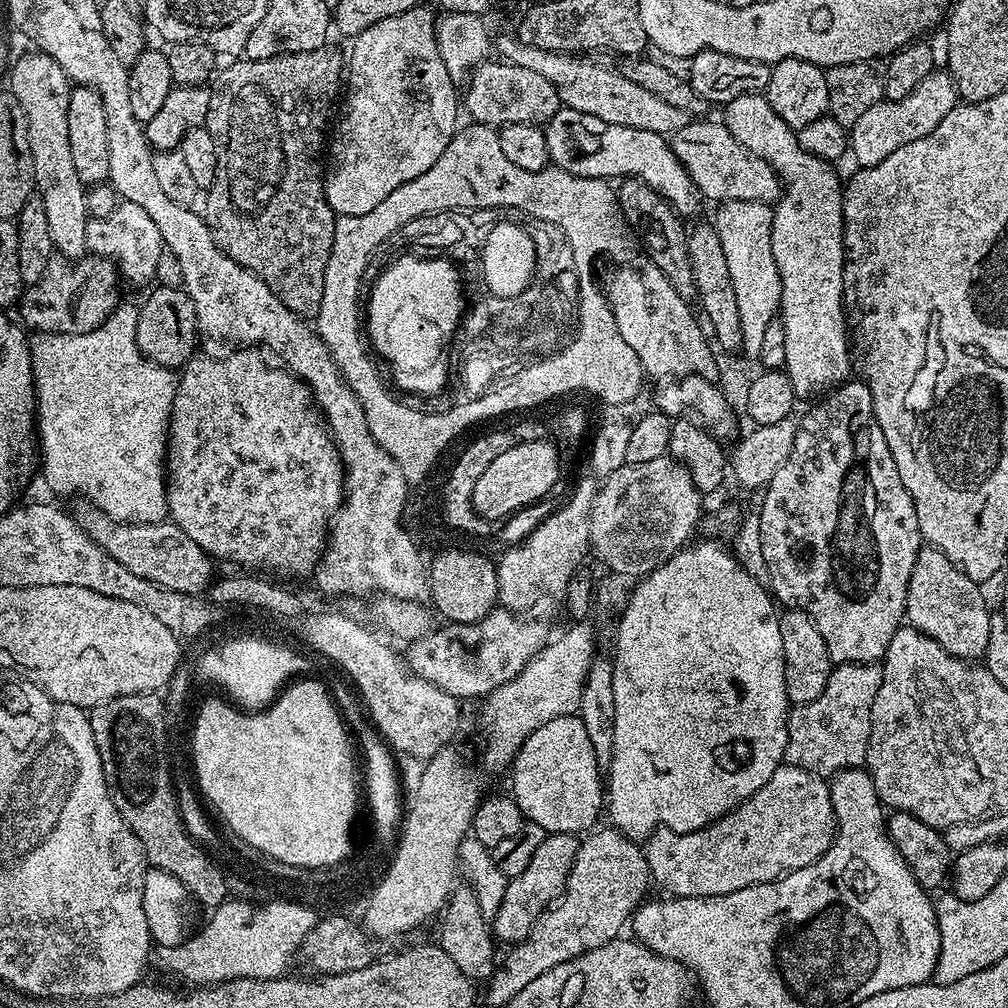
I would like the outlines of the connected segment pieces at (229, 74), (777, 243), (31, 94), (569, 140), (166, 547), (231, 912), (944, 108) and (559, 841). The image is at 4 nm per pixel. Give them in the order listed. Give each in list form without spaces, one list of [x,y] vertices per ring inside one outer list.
[[[325,46],[309,52],[288,52],[285,56],[275,56],[265,60],[249,60],[236,58],[229,68],[221,67],[210,88],[210,110],[204,119],[204,127],[210,130],[210,138],[214,138],[214,151],[218,153],[218,170],[214,170],[214,182],[206,189],[208,196],[204,200],[202,215],[208,224],[210,234],[216,245],[220,247],[238,266],[250,270],[296,316],[315,317],[322,304],[322,278],[326,274],[326,262],[330,258],[330,246],[334,242],[334,226],[337,215],[324,197],[324,182],[322,179],[322,149],[326,144],[326,129],[329,127],[328,115],[332,112],[332,103],[336,95],[342,92],[342,77],[346,72],[346,60],[333,46]]]
[[[758,92],[742,94],[726,105],[725,112],[728,113],[722,116],[722,120],[723,123],[728,125],[730,134],[734,134],[734,138],[738,138],[738,142],[742,142],[742,146],[746,146],[746,150],[750,150],[758,158],[762,158],[776,171],[777,176],[780,177],[783,191],[786,193],[781,195],[774,205],[772,222],[774,262],[777,263],[778,274],[780,275],[780,311],[778,318],[783,322],[786,330],[786,362],[784,363],[783,371],[787,372],[797,397],[823,397],[831,392],[833,388],[845,383],[854,368],[854,361],[850,355],[850,336],[846,331],[846,313],[844,310],[844,193],[842,191],[842,180],[836,177],[836,172],[832,169],[835,167],[829,161],[819,160],[818,157],[810,155],[806,150],[802,150],[798,146],[795,131],[786,122],[782,122],[782,118],[778,118],[778,114],[774,114],[774,106],[770,106],[767,95]]]
[[[39,50],[31,51],[25,56],[15,57],[10,68],[10,91],[18,98],[26,114],[36,179],[35,191],[42,198],[42,206],[46,206],[46,222],[50,225],[52,247],[64,259],[75,262],[88,252],[86,226],[90,215],[87,210],[86,186],[82,178],[78,178],[78,169],[70,154],[70,129],[66,127],[73,85],[62,66],[54,62],[54,58]]]
[[[563,106],[549,118],[543,129],[549,161],[557,168],[582,178],[603,180],[616,176],[641,180],[658,192],[681,218],[694,215],[702,205],[702,197],[690,174],[686,174],[671,143],[661,133],[602,122],[602,118],[594,118],[594,114],[582,114]]]
[[[81,503],[78,519],[82,530],[110,558],[118,558],[126,570],[138,574],[138,578],[146,578],[146,582],[154,582],[166,590],[174,590],[182,594],[200,596],[207,593],[214,581],[212,575],[213,557],[198,546],[198,542],[186,538],[177,524],[165,522],[163,524],[121,524],[118,520],[111,520],[100,508],[94,508],[91,504]]]
[[[233,898],[225,900],[224,903],[221,904],[219,908],[215,909],[215,911],[213,911],[209,916],[212,917],[209,918],[208,925],[206,925],[200,933],[198,933],[199,931],[197,931],[195,934],[189,935],[188,939],[185,940],[183,944],[179,944],[178,946],[174,946],[173,948],[160,948],[158,952],[161,958],[164,959],[165,962],[168,963],[169,966],[172,967],[173,970],[176,971],[182,979],[196,980],[192,982],[203,982],[205,985],[215,984],[222,980],[237,980],[238,978],[250,978],[251,980],[266,980],[269,978],[283,977],[285,973],[287,973],[284,971],[287,970],[288,963],[291,962],[292,956],[294,960],[294,957],[297,955],[297,953],[299,953],[300,943],[304,941],[304,936],[310,929],[313,928],[314,925],[316,925],[318,919],[317,913],[313,911],[313,909],[309,908],[307,903],[302,903],[299,908],[284,907],[284,905],[281,905],[280,907],[254,909],[245,907],[245,903],[241,903]]]
[[[934,70],[906,98],[897,100],[880,100],[870,110],[862,113],[862,118],[854,122],[850,130],[850,156],[861,168],[878,166],[878,162],[883,162],[894,150],[901,146],[906,146],[906,142],[914,142],[917,138],[926,138],[950,110],[954,110],[958,103],[956,94],[956,84],[952,81],[952,75],[947,70]]]
[[[554,832],[545,835],[534,858],[530,858],[526,870],[511,877],[506,886],[506,894],[502,894],[502,902],[490,924],[490,931],[497,941],[505,940],[508,946],[512,946],[528,937],[536,919],[547,908],[551,908],[563,894],[566,878],[570,878],[570,866],[574,866],[579,845],[580,840],[571,832]]]

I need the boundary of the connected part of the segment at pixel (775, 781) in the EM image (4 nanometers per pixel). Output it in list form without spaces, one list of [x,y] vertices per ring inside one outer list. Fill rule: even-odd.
[[[787,762],[746,802],[718,818],[713,824],[693,832],[672,832],[663,826],[656,829],[643,845],[644,857],[648,863],[649,877],[660,888],[665,888],[672,898],[681,896],[721,896],[734,890],[746,890],[746,886],[765,884],[771,880],[781,880],[794,870],[810,866],[836,841],[836,815],[830,802],[829,781],[796,768]]]

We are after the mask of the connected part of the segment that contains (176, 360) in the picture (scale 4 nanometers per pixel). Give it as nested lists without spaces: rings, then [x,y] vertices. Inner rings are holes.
[[[153,287],[144,304],[139,305],[138,330],[136,341],[141,354],[152,363],[173,370],[183,369],[188,360],[197,351],[198,329],[196,326],[196,311],[194,302],[183,287],[161,288]]]

